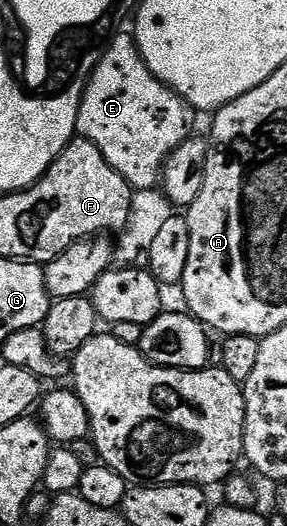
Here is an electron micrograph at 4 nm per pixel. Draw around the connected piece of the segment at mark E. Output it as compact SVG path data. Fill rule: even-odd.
M133 36L113 41L106 59L93 70L87 88L83 91L75 130L82 139L93 142L93 146L97 146L101 154L105 154L105 162L109 162L109 166L113 166L113 170L117 170L117 174L121 174L121 178L125 178L132 189L154 189L160 183L163 166L173 150L177 150L181 142L191 139L196 131L195 116L197 117L196 109L173 89L162 84L149 70Z

